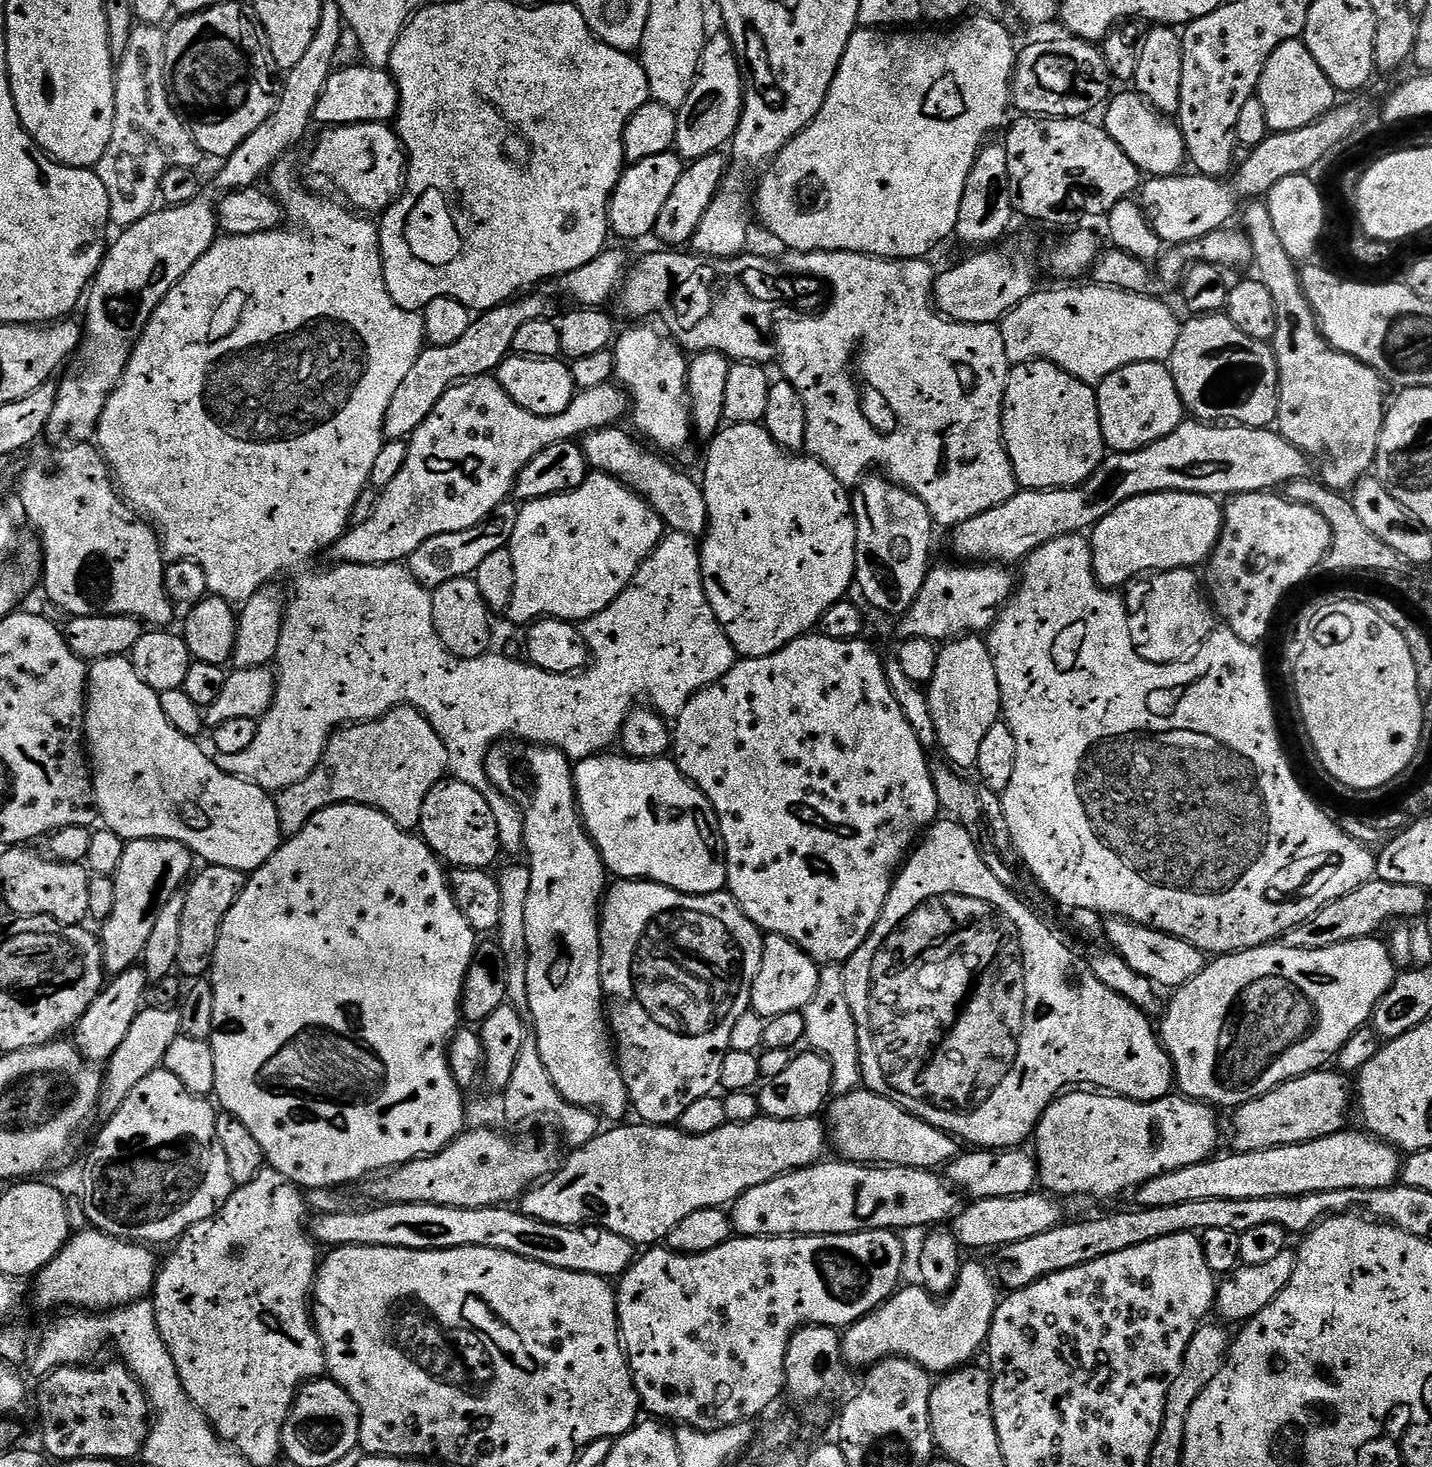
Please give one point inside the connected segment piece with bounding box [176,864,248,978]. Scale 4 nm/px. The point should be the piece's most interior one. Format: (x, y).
(207, 901)

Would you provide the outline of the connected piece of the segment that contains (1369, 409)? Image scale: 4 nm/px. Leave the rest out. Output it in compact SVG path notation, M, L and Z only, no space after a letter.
M1252 202L1247 207L1243 209L1245 212L1242 228L1252 243L1255 275L1264 283L1266 290L1270 290L1271 296L1274 297L1274 310L1278 310L1278 330L1270 341L1280 371L1280 401L1276 415L1278 431L1285 440L1298 446L1298 450L1302 450L1305 456L1315 463L1316 460L1320 463L1318 476L1326 487L1336 492L1347 493L1355 488L1363 476L1373 471L1386 411L1385 381L1370 366L1328 344L1328 339L1321 332L1320 322L1300 284L1297 261L1289 258L1278 239L1267 203Z

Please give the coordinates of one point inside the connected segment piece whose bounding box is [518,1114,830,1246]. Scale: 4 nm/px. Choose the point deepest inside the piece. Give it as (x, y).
(640, 1180)

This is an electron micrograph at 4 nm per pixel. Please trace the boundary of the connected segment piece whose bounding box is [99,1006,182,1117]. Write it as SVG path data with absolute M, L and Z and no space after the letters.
M148 1006L143 1012L134 1018L134 1026L130 1026L130 1034L122 1041L122 1046L114 1050L111 1060L106 1064L106 1075L104 1077L104 1091L100 1094L99 1111L105 1117L112 1116L126 1102L130 1090L146 1078L146 1074L155 1072L161 1067L166 1058L166 1050L174 1043L174 1038L181 1036L180 1014L172 1006Z

